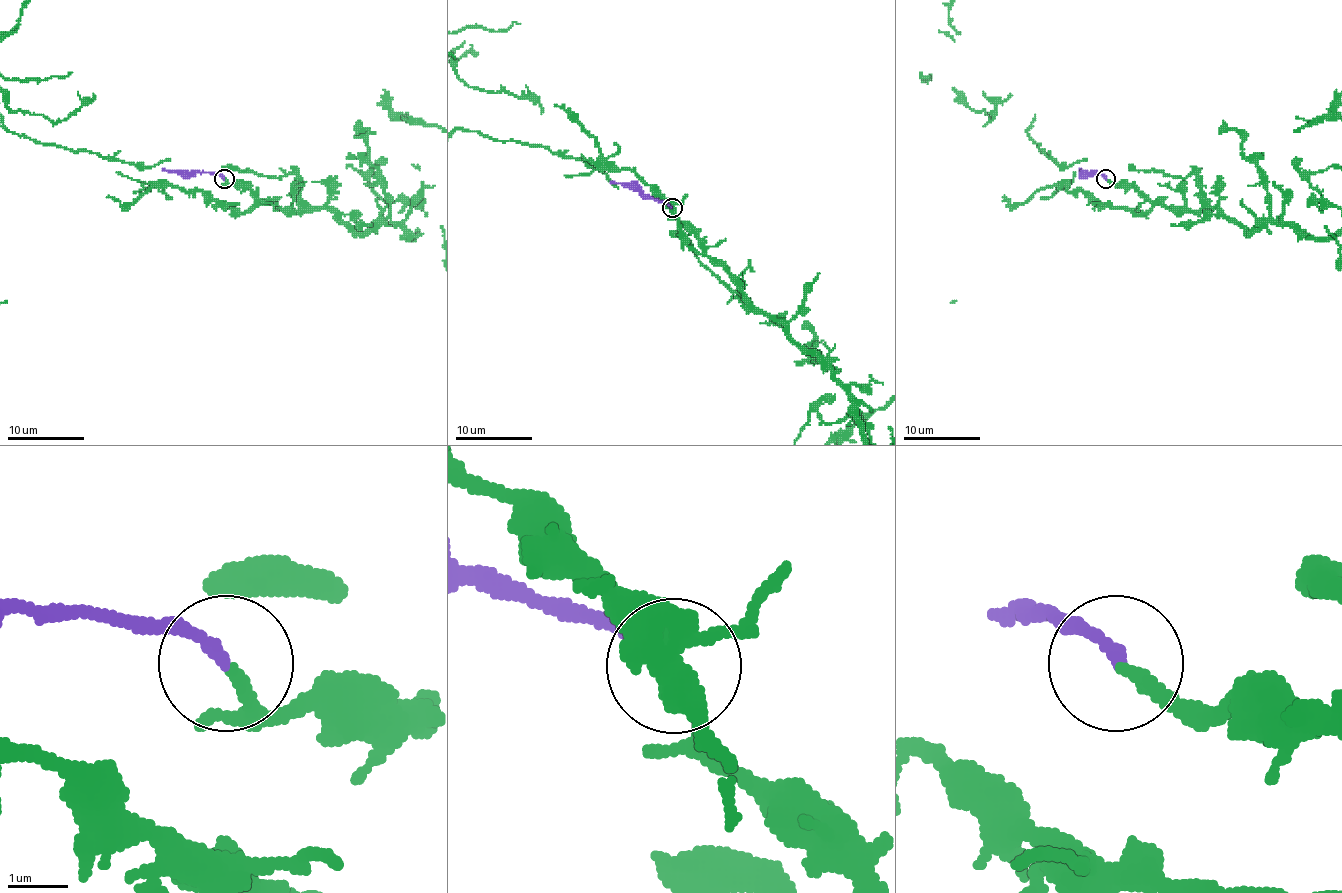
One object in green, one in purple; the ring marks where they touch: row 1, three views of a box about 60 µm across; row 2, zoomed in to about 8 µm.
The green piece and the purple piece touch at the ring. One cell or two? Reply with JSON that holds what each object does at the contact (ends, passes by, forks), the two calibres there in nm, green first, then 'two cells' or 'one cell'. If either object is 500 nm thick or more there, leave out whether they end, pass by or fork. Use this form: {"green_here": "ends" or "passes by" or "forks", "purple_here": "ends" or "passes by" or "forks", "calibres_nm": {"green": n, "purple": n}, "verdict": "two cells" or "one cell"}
{"green_here": "ends", "purple_here": "ends", "calibres_nm": {"green": 200, "purple": 220}, "verdict": "one cell"}

